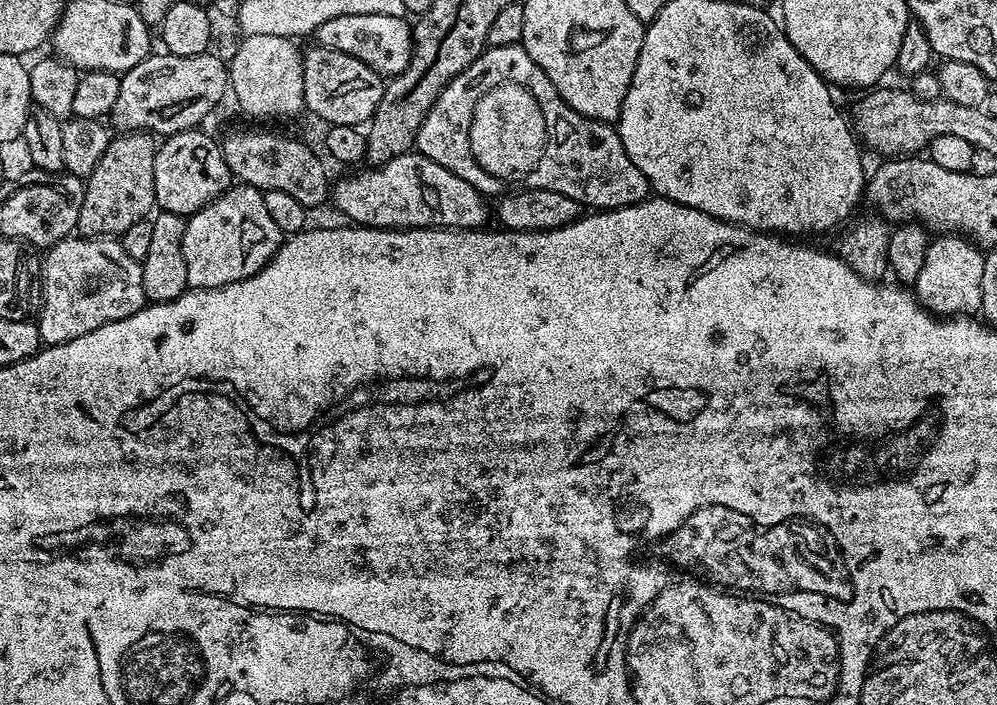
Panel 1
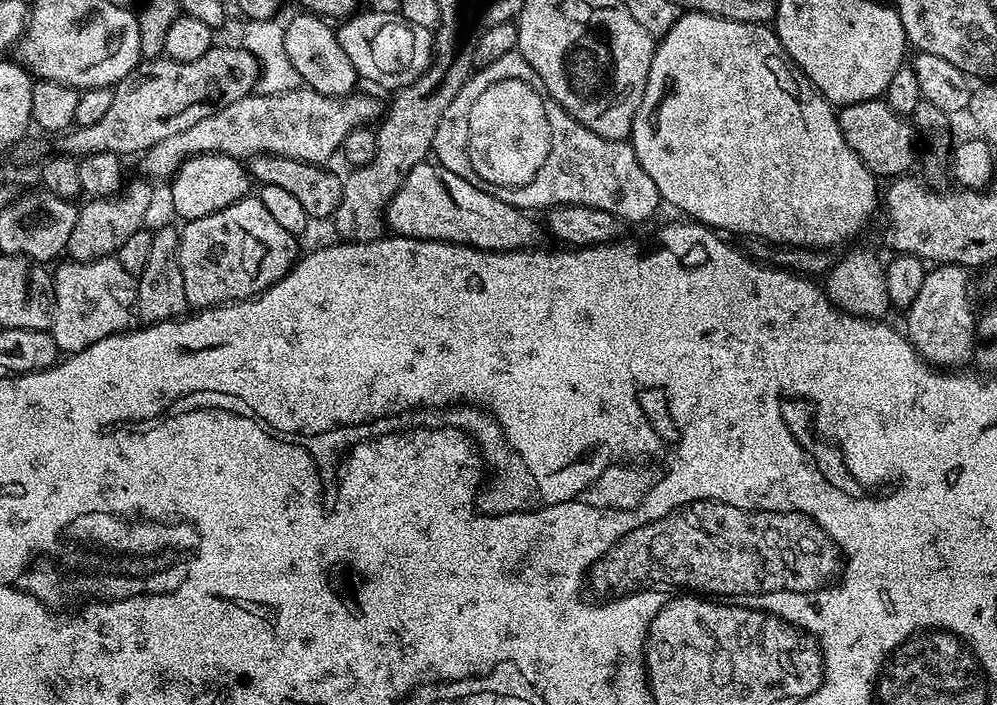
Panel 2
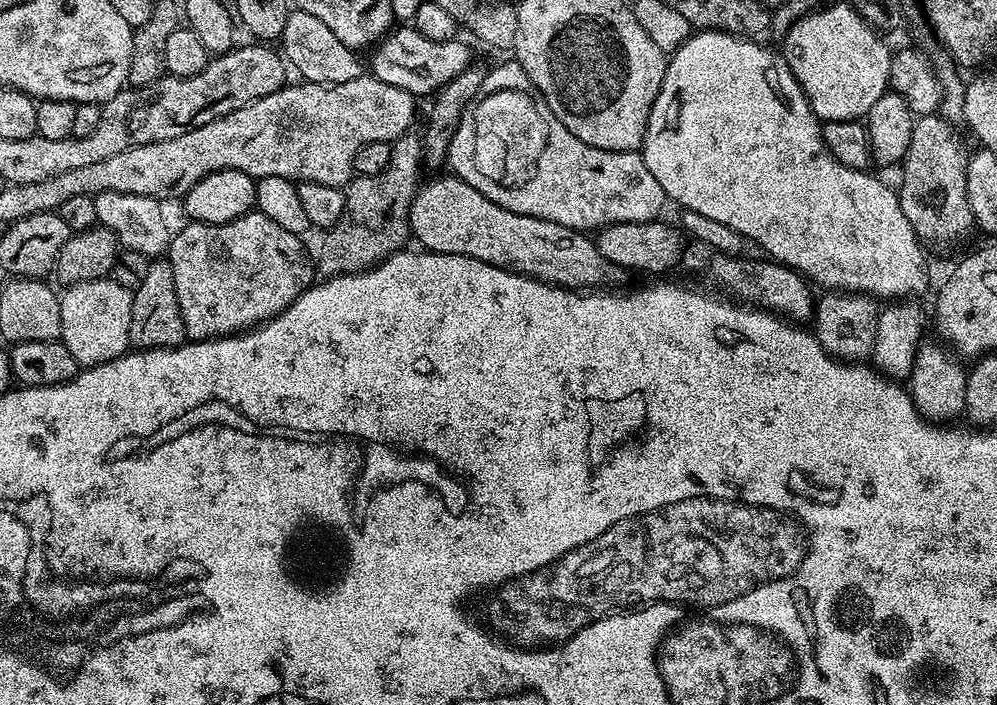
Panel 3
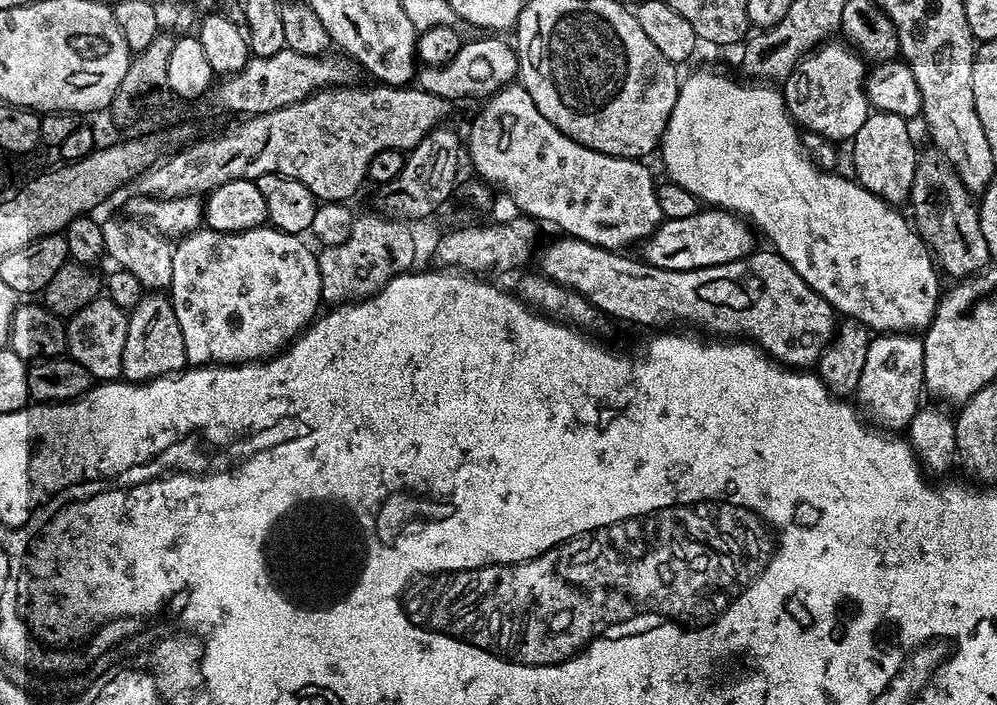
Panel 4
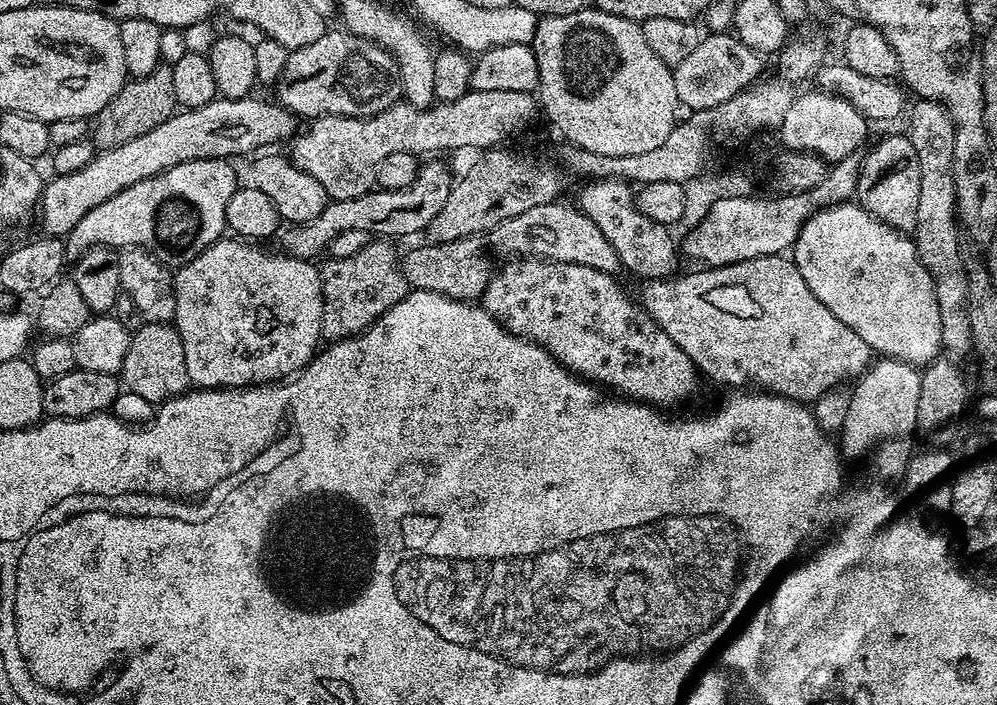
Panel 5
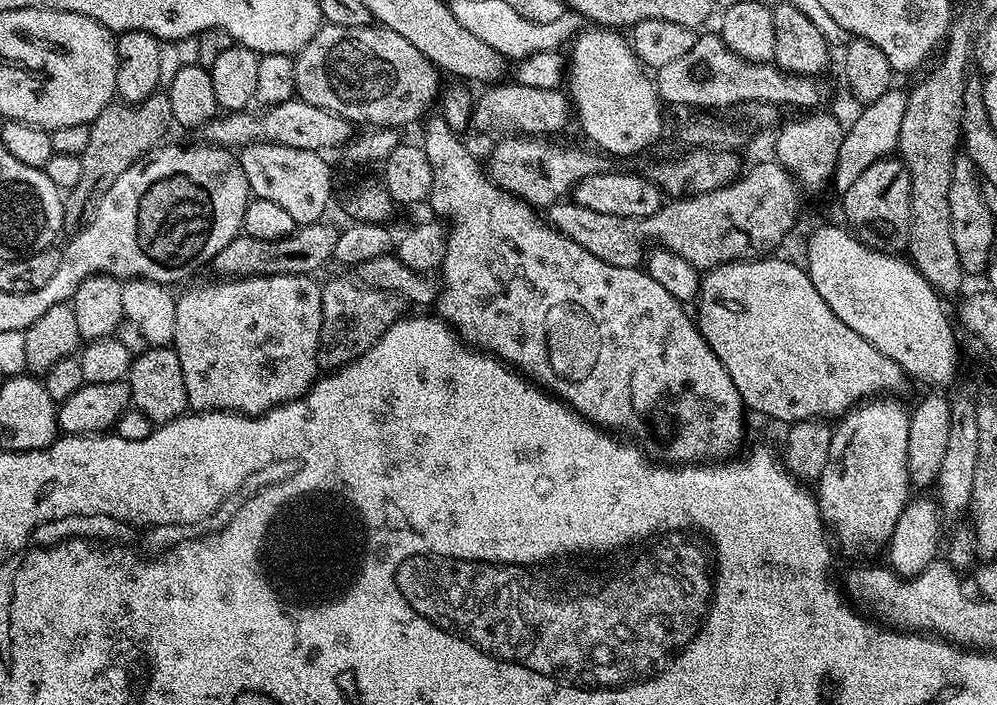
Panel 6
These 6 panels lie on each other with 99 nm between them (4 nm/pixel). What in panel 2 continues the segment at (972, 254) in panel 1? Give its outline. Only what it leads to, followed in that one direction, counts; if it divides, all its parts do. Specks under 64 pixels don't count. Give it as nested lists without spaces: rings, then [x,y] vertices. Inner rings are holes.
[[[938,264],[925,271],[922,290],[914,294],[914,302],[906,310],[908,341],[927,364],[941,370],[956,370],[973,359],[976,346],[977,309],[972,309],[968,293],[969,269],[961,264]]]

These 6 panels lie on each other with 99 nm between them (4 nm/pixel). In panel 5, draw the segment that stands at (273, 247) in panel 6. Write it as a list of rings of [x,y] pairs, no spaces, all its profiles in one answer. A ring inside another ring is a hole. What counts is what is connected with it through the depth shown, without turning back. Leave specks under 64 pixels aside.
[[[440,158],[425,159],[414,180],[408,186],[402,186],[400,190],[376,188],[358,198],[329,199],[322,214],[318,214],[318,218],[310,218],[301,224],[285,227],[279,233],[279,251],[303,260],[315,261],[316,255],[323,248],[325,251],[342,230],[362,230],[372,238],[396,238],[392,236],[412,236],[415,232],[423,233],[434,220],[434,214],[442,210],[446,198],[450,198],[453,183],[454,176],[448,173]]]

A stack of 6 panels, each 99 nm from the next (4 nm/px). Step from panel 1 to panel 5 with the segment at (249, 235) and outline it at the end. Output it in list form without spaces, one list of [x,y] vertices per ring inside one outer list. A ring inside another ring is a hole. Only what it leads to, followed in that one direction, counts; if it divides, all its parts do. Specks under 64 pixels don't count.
[[[221,238],[211,244],[209,248],[202,250],[190,262],[179,265],[174,272],[174,283],[176,289],[174,327],[176,333],[182,338],[182,350],[186,353],[186,374],[188,383],[193,389],[247,388],[269,382],[283,382],[301,372],[321,347],[320,327],[322,326],[322,302],[324,299],[320,285],[320,269],[313,261],[290,256],[279,250],[267,252],[264,246],[257,246],[243,238]]]

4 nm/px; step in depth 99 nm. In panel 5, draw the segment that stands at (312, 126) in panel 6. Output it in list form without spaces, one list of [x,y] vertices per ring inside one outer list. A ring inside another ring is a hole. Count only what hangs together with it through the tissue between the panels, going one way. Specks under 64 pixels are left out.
[[[217,98],[211,100],[206,106],[201,108],[186,108],[177,111],[169,120],[162,122],[162,126],[154,126],[154,130],[146,130],[146,134],[138,134],[138,138],[130,138],[130,142],[122,142],[121,144],[116,144],[112,148],[106,148],[97,151],[93,155],[92,161],[86,166],[82,166],[82,170],[78,170],[78,174],[66,174],[65,176],[53,175],[51,177],[52,181],[45,183],[43,185],[42,191],[40,193],[40,202],[38,205],[38,217],[40,216],[40,224],[44,227],[43,235],[48,238],[64,238],[67,237],[69,232],[74,230],[74,226],[78,226],[78,222],[82,218],[86,218],[86,214],[90,214],[90,210],[94,210],[94,206],[102,206],[102,202],[106,202],[114,194],[118,194],[122,190],[126,190],[126,186],[134,186],[134,182],[139,180],[145,180],[150,178],[154,174],[159,172],[165,172],[170,170],[170,166],[178,166],[182,162],[194,162],[195,160],[228,160],[233,158],[232,156],[244,156],[247,152],[252,152],[251,154],[259,153],[267,144],[280,144],[283,142],[291,141],[292,137],[296,135],[298,131],[298,117],[289,110],[289,108],[283,108],[279,102],[273,102],[271,99],[268,100],[256,100],[257,98],[245,98],[242,100],[225,100],[223,98]]]

